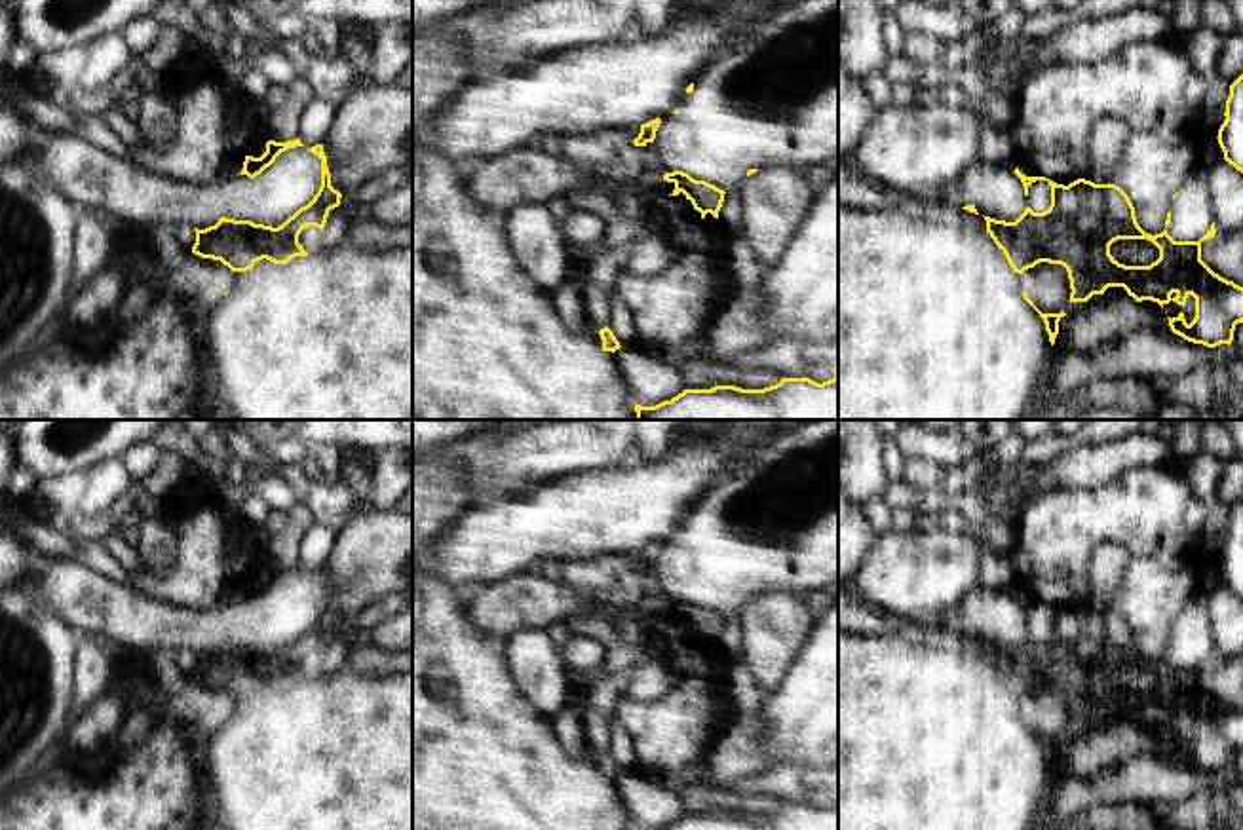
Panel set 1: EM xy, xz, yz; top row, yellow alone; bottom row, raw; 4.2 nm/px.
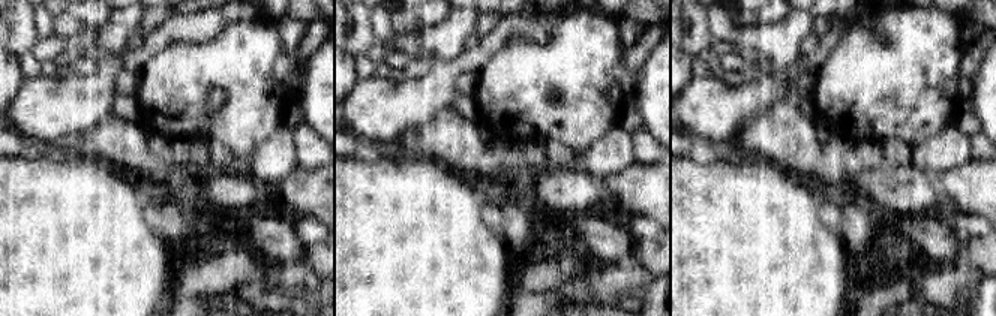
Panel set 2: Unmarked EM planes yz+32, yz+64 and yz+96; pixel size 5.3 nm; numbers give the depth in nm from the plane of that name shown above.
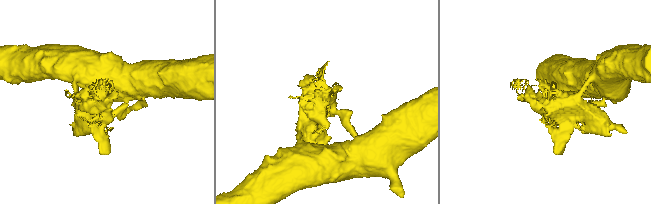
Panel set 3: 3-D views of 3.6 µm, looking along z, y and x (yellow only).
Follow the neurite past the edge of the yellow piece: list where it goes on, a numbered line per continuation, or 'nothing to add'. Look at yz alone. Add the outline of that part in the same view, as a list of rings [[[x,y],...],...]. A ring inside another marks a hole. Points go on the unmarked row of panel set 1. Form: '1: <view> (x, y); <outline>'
1: yz (1038, 622); [[[1036,606],[1028,612],[1028,632],[1034,638],[1043,638],[1051,631],[1051,612],[1047,606]]]

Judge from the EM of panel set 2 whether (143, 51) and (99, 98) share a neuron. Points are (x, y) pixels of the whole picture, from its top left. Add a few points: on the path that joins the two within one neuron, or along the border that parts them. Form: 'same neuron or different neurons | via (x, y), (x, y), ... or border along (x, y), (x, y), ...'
same neuron | via (129, 62), (123, 62), (102, 84)

